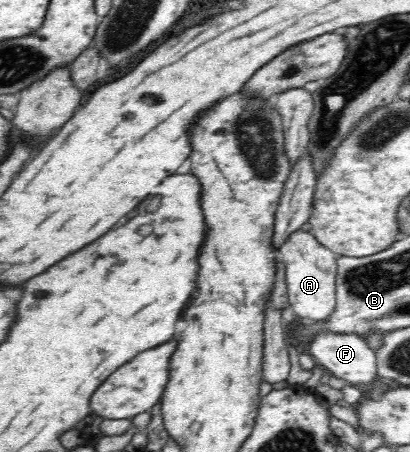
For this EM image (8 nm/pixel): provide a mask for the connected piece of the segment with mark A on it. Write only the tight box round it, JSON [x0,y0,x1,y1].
[277,229,337,321]

